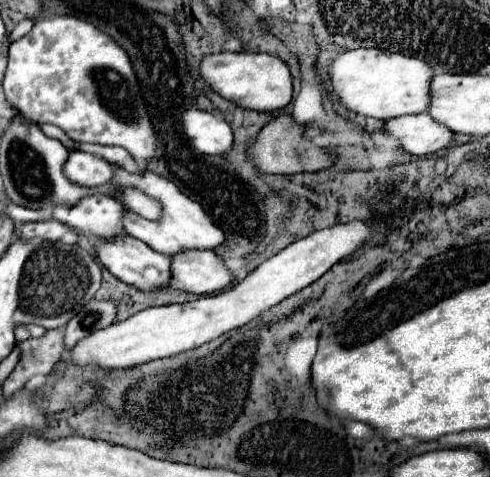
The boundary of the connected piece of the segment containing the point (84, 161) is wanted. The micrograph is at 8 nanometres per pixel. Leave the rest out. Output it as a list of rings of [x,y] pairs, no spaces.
[[[71,152],[65,160],[65,178],[85,188],[99,188],[113,178],[113,164],[107,160],[87,154],[87,152]]]

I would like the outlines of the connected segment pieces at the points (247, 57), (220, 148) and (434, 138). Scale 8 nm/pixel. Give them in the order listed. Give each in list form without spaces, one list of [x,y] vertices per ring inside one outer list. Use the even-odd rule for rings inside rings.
[[[219,52],[209,54],[199,60],[199,78],[213,88],[221,98],[227,98],[229,102],[249,108],[249,110],[277,110],[285,108],[291,102],[293,96],[293,84],[291,84],[291,72],[285,62],[281,62],[275,56],[269,54],[249,54],[249,52]]]
[[[189,108],[181,114],[181,124],[187,140],[209,156],[223,156],[233,144],[231,126],[213,112]]]
[[[427,112],[385,120],[381,132],[393,136],[399,148],[413,156],[435,154],[447,148],[453,140],[453,132],[433,120]]]

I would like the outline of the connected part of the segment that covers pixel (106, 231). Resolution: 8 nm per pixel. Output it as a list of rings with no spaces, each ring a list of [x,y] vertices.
[[[105,194],[85,196],[73,206],[55,206],[53,218],[95,238],[113,238],[123,232],[123,206]]]

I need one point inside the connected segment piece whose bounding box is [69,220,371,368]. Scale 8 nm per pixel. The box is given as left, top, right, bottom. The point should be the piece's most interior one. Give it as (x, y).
(154, 333)

